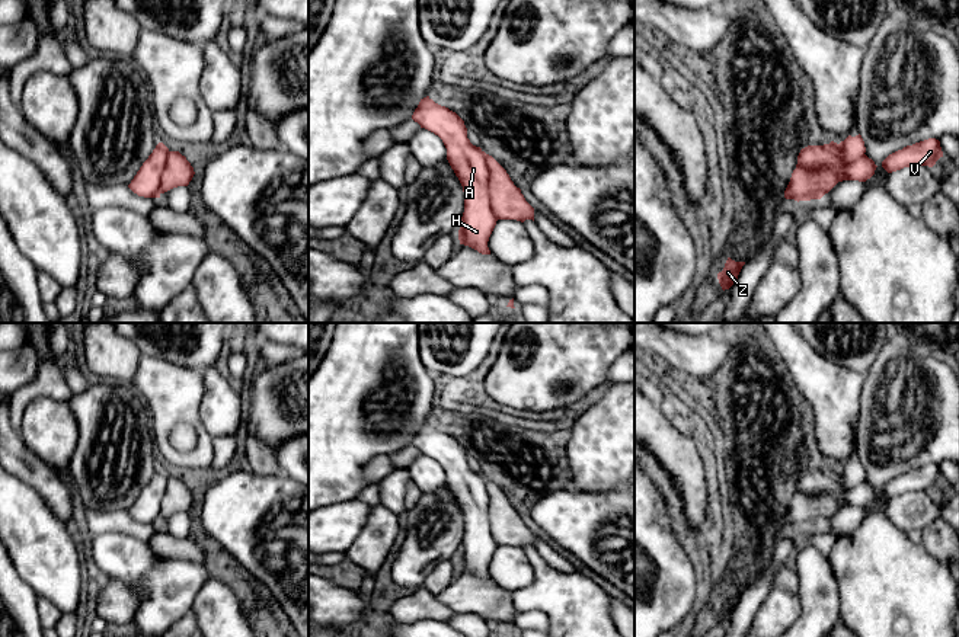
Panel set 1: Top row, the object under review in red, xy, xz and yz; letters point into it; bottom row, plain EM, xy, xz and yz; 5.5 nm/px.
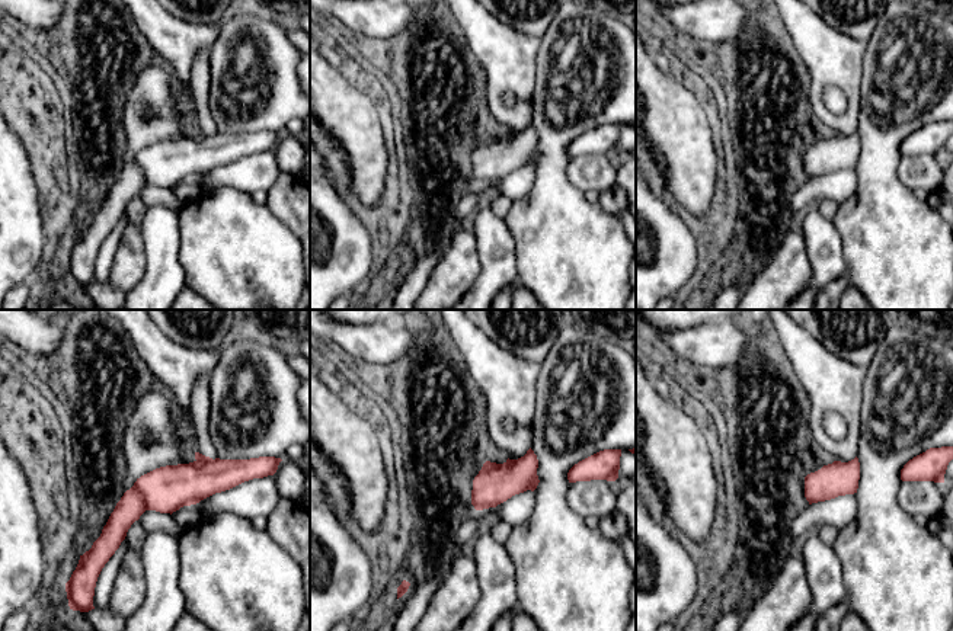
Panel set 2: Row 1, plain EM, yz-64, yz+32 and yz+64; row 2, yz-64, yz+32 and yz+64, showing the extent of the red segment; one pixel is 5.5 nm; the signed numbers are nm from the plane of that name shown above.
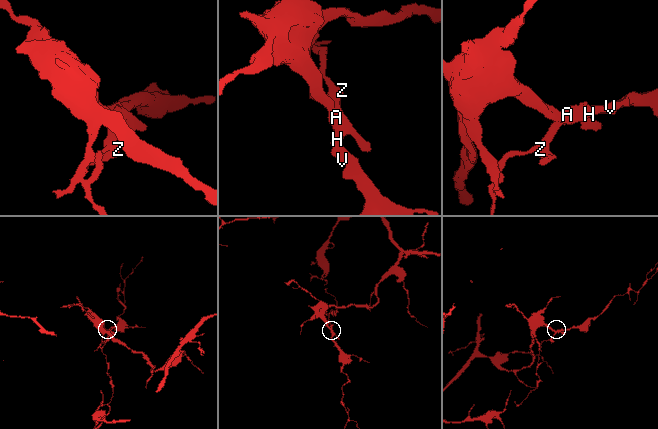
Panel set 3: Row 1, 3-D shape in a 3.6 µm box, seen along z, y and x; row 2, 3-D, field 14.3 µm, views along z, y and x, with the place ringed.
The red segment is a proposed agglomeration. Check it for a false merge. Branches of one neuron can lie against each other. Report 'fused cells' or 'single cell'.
fused cells

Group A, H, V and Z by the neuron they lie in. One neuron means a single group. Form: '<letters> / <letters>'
A H V / Z

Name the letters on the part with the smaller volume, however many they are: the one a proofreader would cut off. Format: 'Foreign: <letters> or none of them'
Foreign: Z

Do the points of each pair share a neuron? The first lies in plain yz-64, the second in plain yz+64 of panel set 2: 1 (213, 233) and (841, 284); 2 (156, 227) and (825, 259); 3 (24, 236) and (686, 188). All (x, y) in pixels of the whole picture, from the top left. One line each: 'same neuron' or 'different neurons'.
1: different neurons
2: same neuron
3: different neurons

